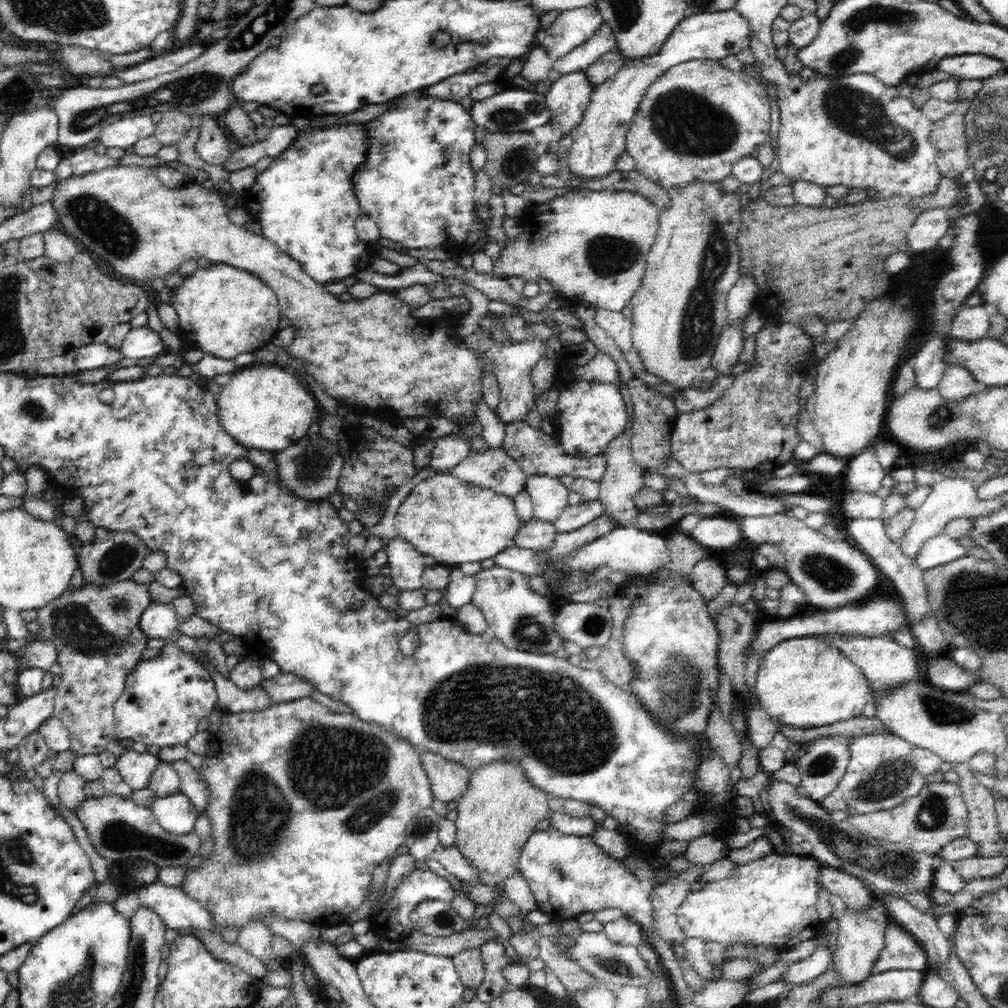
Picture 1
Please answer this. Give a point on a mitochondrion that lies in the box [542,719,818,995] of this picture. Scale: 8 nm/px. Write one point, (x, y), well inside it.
(610, 964)

